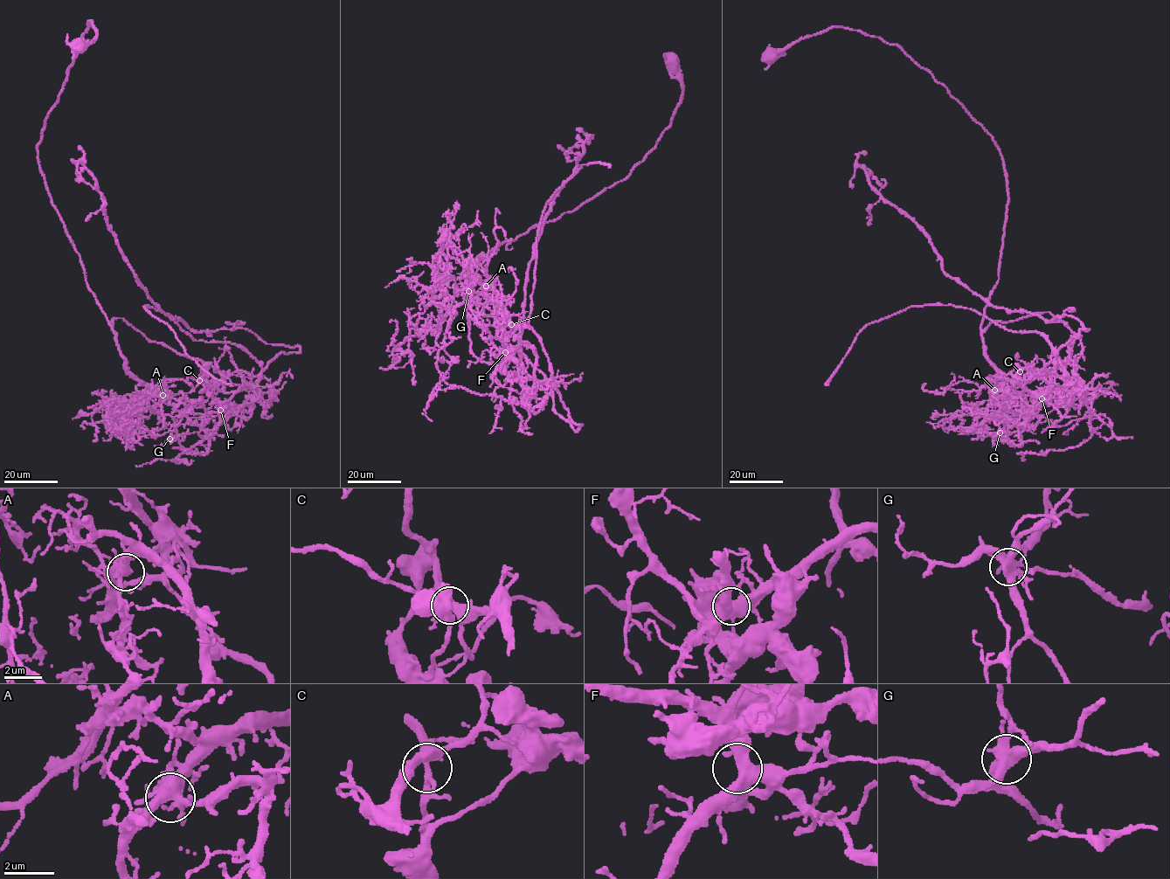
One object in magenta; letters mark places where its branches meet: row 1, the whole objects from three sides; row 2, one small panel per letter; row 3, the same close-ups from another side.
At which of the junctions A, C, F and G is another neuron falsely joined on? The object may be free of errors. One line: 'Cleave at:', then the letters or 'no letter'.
Cleave at: G

